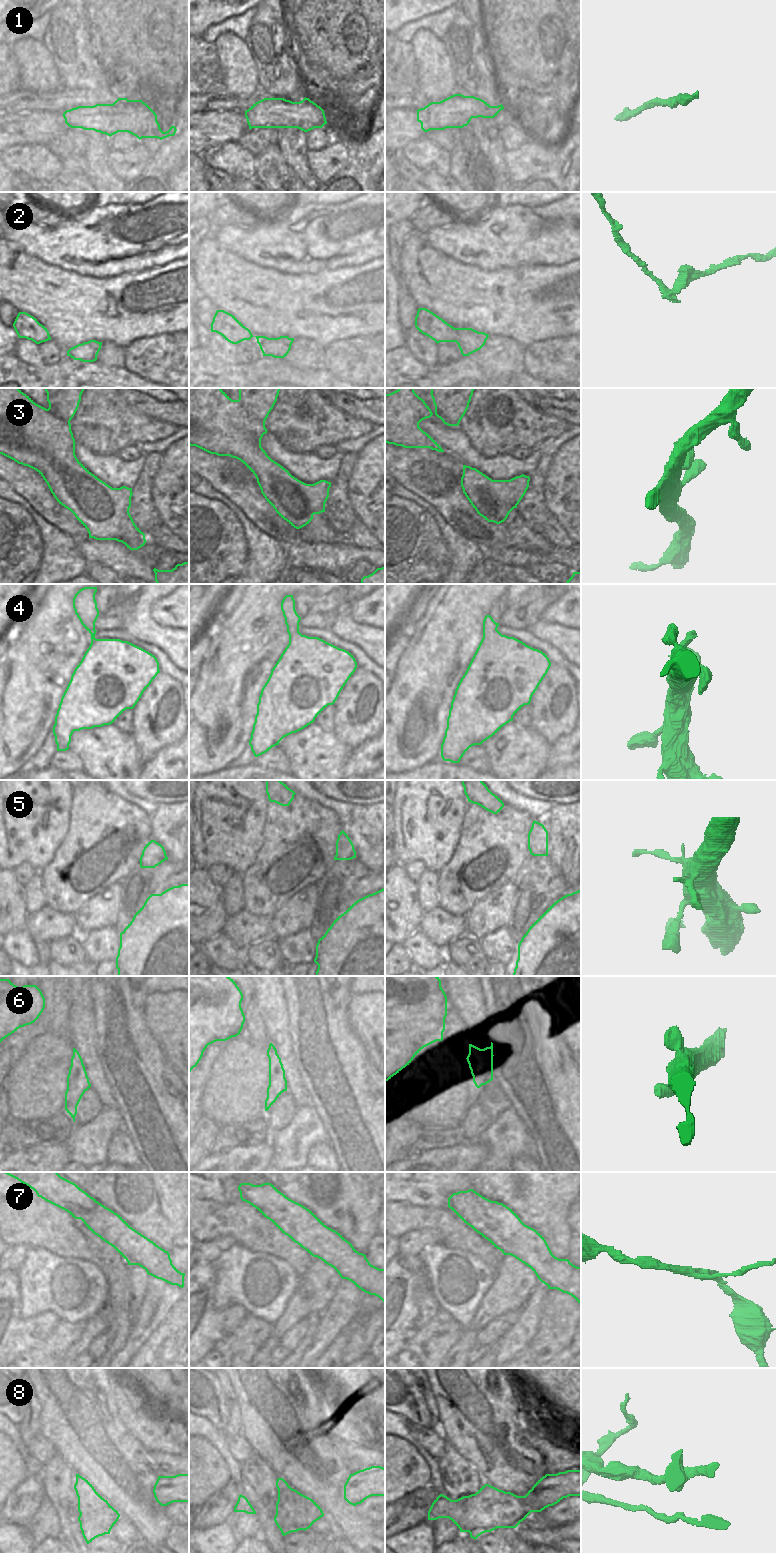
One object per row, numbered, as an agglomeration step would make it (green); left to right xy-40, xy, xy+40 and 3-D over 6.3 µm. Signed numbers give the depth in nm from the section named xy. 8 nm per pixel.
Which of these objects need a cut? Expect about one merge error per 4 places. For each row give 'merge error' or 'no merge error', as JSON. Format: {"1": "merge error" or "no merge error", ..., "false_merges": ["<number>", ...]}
{"1": "no merge error", "2": "merge error", "3": "no merge error", "4": "no merge error", "5": "no merge error", "6": "no merge error", "7": "no merge error", "8": "merge error", "false_merges": ["2", "8"]}

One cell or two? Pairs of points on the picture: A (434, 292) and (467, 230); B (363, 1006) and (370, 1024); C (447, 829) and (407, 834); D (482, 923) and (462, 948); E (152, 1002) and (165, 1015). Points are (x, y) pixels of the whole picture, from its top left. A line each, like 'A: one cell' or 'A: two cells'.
A: two cells
B: one cell
C: one cell
D: two cells
E: one cell

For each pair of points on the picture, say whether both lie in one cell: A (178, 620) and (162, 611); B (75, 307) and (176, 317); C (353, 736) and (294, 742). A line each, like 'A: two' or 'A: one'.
A: one
B: one
C: two

